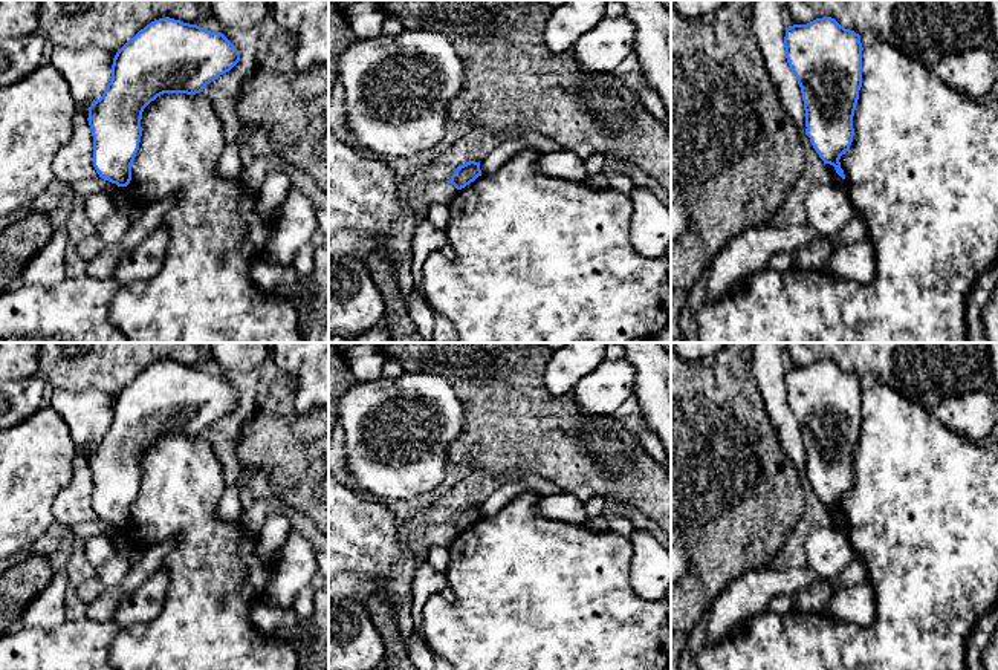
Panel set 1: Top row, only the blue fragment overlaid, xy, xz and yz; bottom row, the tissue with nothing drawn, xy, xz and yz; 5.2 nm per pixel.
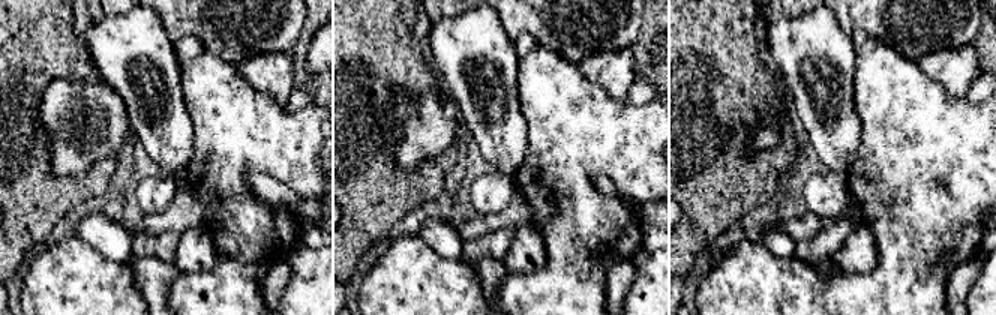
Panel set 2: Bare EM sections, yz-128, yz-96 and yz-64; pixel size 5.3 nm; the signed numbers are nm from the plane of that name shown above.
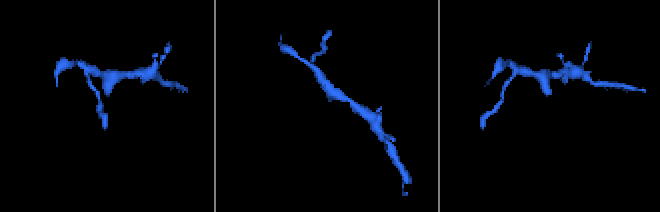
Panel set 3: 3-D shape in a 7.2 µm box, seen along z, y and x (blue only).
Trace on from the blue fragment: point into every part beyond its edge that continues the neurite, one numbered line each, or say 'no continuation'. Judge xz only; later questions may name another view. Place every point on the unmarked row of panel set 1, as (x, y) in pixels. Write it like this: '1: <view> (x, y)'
no continuation

